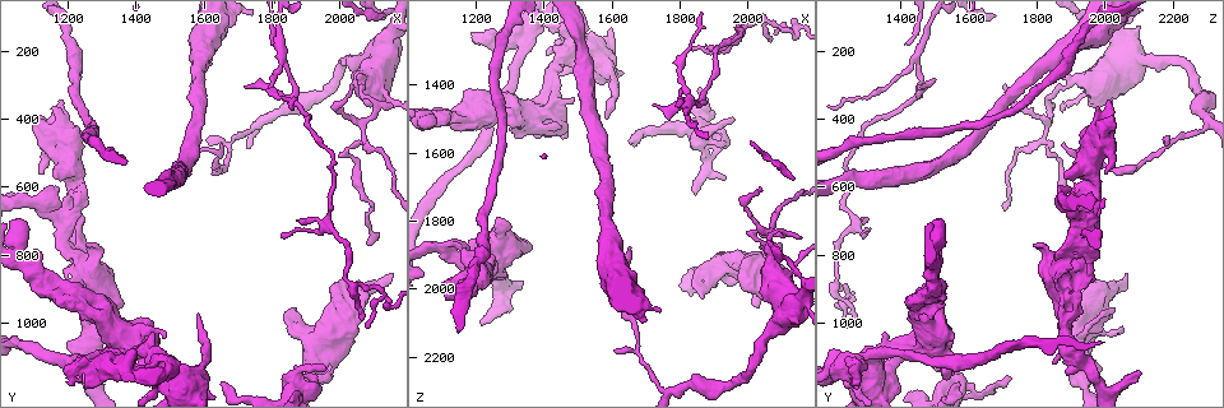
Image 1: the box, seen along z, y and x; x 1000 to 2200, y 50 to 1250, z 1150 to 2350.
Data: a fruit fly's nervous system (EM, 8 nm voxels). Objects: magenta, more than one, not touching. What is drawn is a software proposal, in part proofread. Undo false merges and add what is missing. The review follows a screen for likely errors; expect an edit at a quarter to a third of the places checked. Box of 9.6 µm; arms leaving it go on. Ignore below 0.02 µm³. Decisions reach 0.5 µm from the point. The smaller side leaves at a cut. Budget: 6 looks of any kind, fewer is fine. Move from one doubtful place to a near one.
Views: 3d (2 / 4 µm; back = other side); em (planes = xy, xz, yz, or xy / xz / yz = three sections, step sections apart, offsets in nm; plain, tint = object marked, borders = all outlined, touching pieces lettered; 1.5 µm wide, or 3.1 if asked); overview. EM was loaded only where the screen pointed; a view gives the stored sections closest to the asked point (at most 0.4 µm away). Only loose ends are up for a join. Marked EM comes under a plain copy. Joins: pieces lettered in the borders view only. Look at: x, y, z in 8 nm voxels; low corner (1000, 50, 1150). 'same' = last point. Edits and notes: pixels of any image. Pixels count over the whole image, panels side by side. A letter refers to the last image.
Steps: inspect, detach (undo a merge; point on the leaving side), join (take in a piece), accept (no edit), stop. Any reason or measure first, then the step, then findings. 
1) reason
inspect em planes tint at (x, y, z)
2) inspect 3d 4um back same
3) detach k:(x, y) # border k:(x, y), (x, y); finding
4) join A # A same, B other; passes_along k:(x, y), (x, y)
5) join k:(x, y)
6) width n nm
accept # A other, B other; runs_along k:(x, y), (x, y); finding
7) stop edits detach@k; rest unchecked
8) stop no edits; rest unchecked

an open end
inspect 3d 2um at (2010, 1020, 2040)

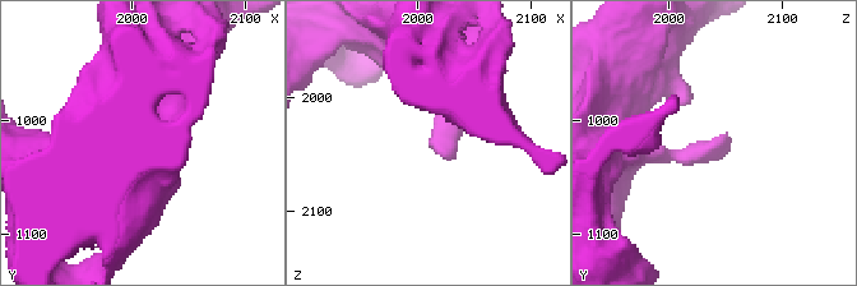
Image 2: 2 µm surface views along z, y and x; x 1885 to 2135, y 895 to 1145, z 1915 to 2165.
need the tissue
inspect em xy step 8 tint at (2016, 1014, 2046)

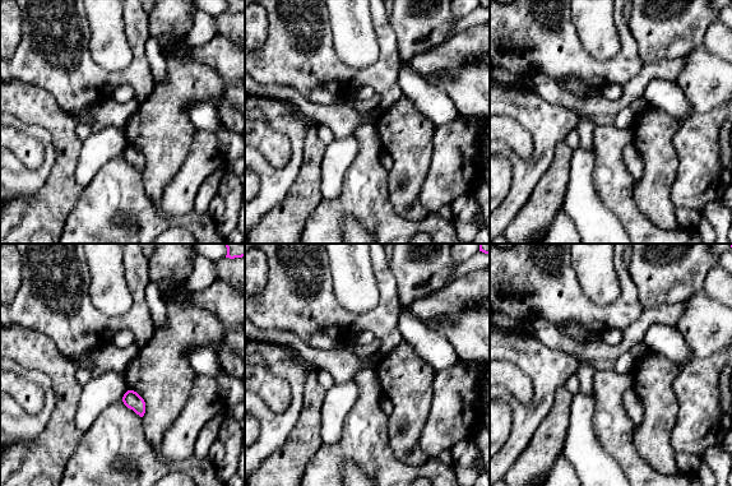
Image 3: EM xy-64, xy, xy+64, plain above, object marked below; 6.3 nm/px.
inspect em xy step 8 borders same

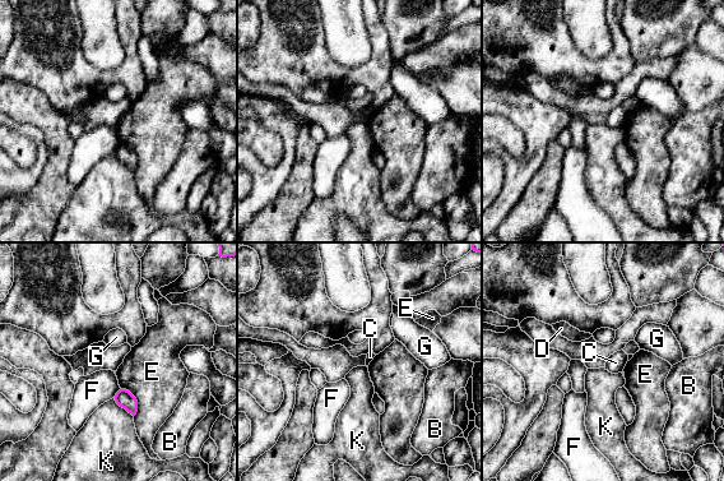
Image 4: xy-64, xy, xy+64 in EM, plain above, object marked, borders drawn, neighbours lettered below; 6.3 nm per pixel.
accept # B other, C other, D other, E other, F other, G other, K other; border 4:(120, 388), (114, 396); no lettered piece goes on from it

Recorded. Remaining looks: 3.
tapers out
inspect 3d 4um back at (2070, 980, 1260)

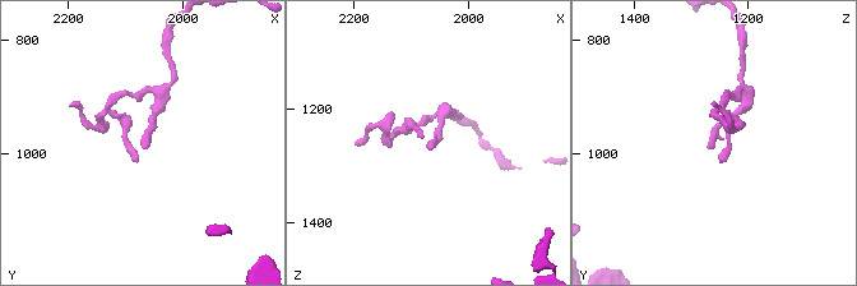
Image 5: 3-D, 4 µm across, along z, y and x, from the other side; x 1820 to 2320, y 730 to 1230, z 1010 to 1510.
inspect em xy step 4 tint at (2070, 990, 1265)

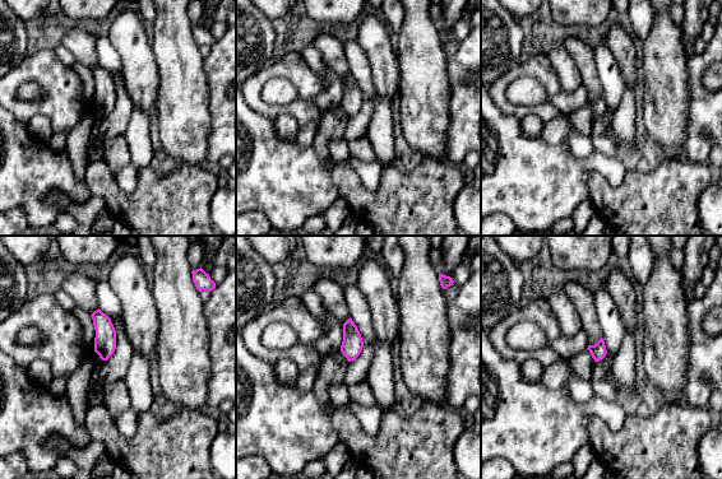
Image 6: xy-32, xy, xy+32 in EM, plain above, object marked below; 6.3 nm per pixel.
inspect em planes borders same

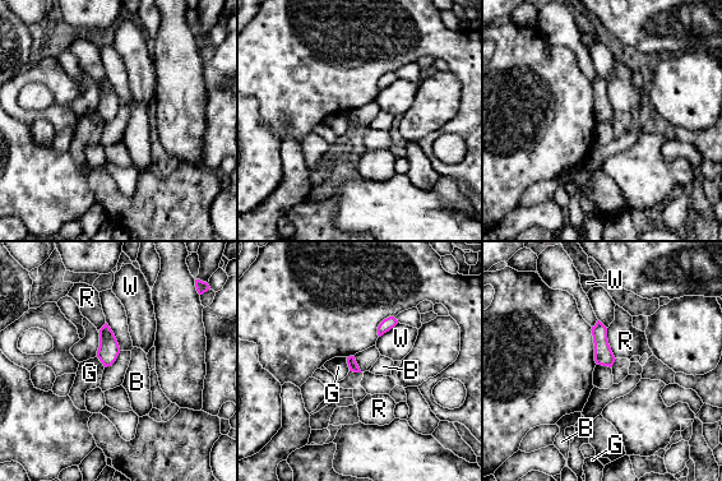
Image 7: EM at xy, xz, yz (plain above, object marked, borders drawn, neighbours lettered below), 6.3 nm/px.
longest_contact R 200 nm
accept # B other, G other, R other, W other; border 7:(346, 357), (350, 370); none of them fits

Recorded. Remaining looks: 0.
stop no edits; rest unchecked

